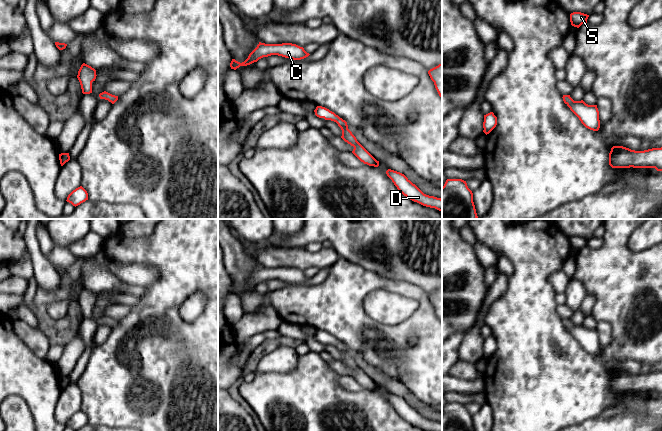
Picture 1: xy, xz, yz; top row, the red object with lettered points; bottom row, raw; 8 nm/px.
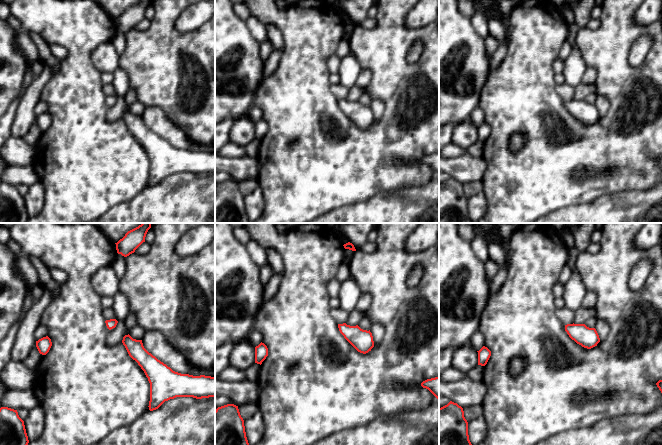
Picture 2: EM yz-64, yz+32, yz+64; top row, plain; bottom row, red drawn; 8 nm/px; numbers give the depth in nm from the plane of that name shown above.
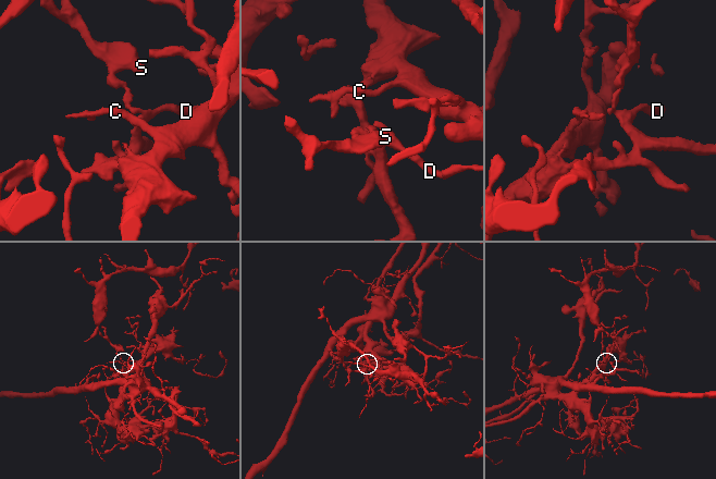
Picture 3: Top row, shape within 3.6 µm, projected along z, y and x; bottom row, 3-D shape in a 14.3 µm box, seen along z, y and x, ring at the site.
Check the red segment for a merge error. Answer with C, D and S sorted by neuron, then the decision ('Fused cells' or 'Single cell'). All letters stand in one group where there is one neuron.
Groups: C D / S. Fused cells

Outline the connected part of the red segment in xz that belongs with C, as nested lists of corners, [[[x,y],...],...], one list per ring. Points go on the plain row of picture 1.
[[[259,266],[257,271],[249,278],[244,286],[240,287],[235,283],[232,283],[230,291],[231,293],[236,294],[240,290],[250,289],[263,281],[271,279],[278,279],[293,284],[301,284],[308,281],[310,278],[307,277],[303,271],[292,267],[265,268]]]

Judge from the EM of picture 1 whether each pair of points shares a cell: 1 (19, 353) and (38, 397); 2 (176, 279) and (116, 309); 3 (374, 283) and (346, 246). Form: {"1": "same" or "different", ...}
{"1": "same", "2": "different", "3": "different"}

